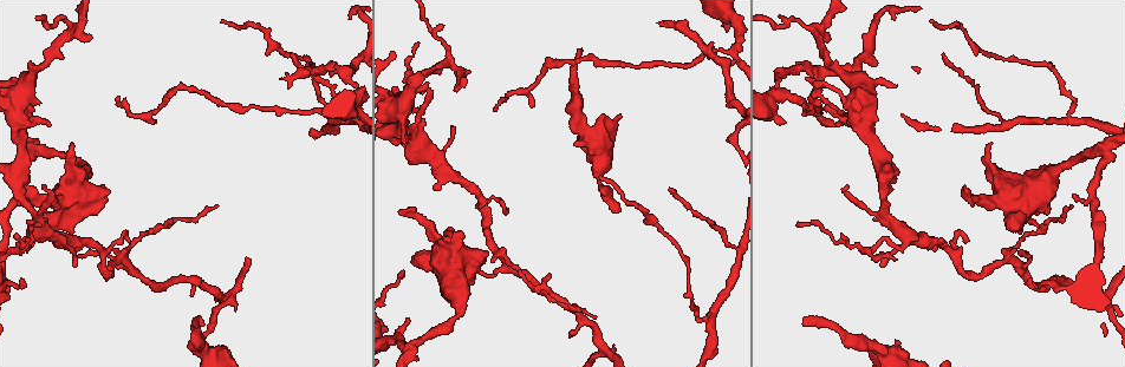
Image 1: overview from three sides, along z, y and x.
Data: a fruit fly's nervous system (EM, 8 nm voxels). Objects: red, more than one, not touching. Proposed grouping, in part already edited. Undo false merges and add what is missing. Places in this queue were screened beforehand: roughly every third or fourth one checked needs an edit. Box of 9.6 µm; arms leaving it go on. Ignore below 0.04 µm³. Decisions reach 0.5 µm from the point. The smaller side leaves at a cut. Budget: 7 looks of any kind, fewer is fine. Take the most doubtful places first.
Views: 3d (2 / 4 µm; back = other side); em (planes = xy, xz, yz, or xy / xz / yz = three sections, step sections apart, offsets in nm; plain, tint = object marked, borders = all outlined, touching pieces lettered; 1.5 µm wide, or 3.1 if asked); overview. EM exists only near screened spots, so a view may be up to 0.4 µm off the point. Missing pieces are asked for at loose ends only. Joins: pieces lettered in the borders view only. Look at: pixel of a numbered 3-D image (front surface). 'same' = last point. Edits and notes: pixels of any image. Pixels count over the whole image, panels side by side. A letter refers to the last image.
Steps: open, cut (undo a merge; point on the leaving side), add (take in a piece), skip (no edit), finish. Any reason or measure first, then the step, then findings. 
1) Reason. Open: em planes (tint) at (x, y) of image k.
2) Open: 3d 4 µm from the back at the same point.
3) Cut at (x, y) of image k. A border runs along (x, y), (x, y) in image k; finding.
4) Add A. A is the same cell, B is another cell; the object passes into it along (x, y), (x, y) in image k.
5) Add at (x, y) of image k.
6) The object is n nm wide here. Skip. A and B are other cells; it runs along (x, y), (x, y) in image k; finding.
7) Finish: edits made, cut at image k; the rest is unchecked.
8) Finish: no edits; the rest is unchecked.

Free end. Open: 3d 4 µm from the back at (803, 324) of image 1.

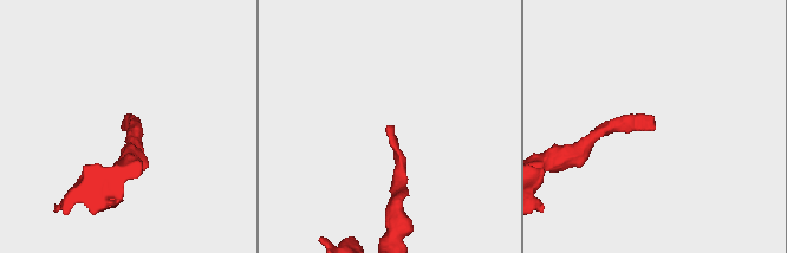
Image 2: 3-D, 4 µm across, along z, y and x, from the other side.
Open: em xz step 4 (tint) at (389, 125) of image 2.

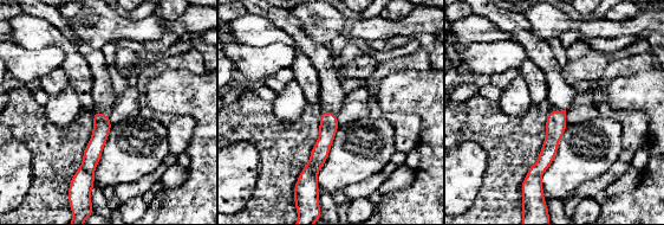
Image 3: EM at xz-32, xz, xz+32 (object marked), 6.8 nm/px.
Cut it another way. Open: em planes (borders) at the same point.

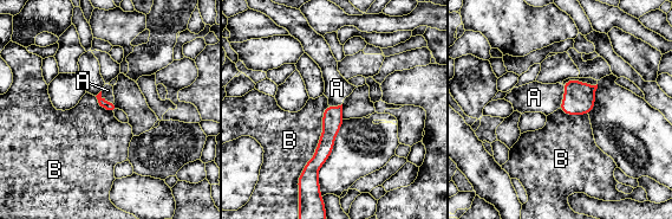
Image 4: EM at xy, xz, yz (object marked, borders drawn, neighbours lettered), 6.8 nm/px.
The longest contact is with B, 550 nm. Add A. A is the same cell, B is another cell; the object passes into it along (579, 98), (563, 96), (534, 97) in image 4; the neuron continues.

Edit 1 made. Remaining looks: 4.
Open: overview.

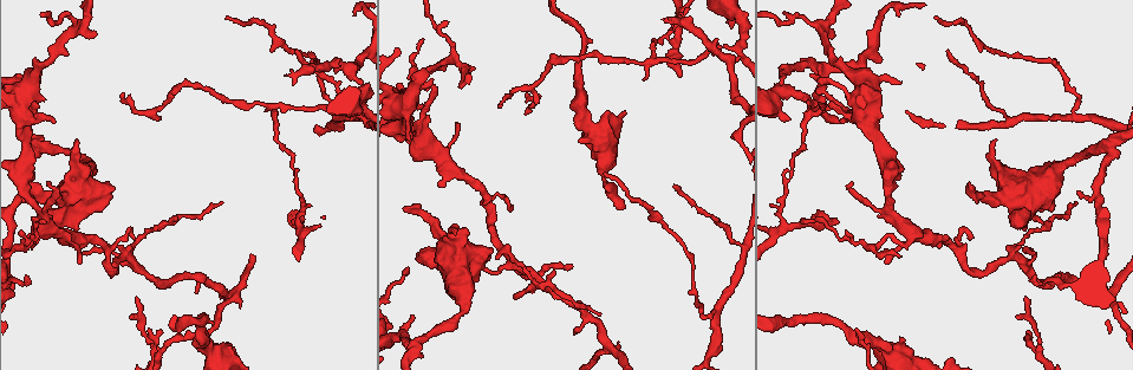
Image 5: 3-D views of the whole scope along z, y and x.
An open end. Open: em xy step 8 (tint) at (673, 18) of image 5.

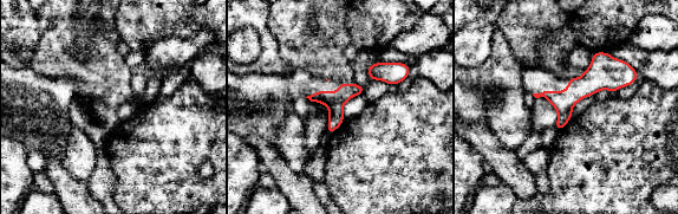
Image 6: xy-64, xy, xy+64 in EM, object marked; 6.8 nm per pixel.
Cut it another way. Open: em planes (borders) at the same point.

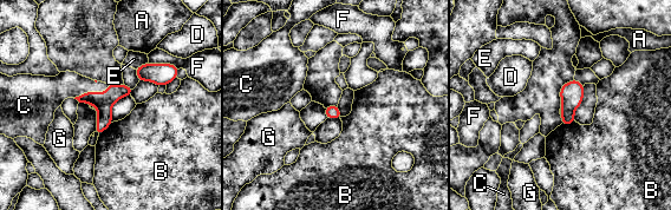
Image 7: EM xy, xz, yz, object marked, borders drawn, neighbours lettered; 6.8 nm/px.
Add C. C is the same cell, A, B, D, E, F and G are other cells; the object passes into it along (103, 102), (93, 92), (67, 84) in image 7; it goes on there.

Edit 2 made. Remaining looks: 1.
Tapers out. Open: em xy step 8 (borders) at (123, 95) of image 5.

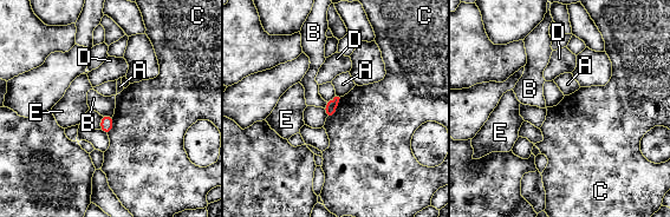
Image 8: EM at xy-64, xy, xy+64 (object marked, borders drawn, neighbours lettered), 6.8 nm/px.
Skip. A, B, C, D and E are other cells; a border runs along (340, 98), (336, 112), (326, 118) in image 8; no lettered piece goes on from it.

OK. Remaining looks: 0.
Finish: edits made, add at image 4, add at image 7; the rest is unchecked.

